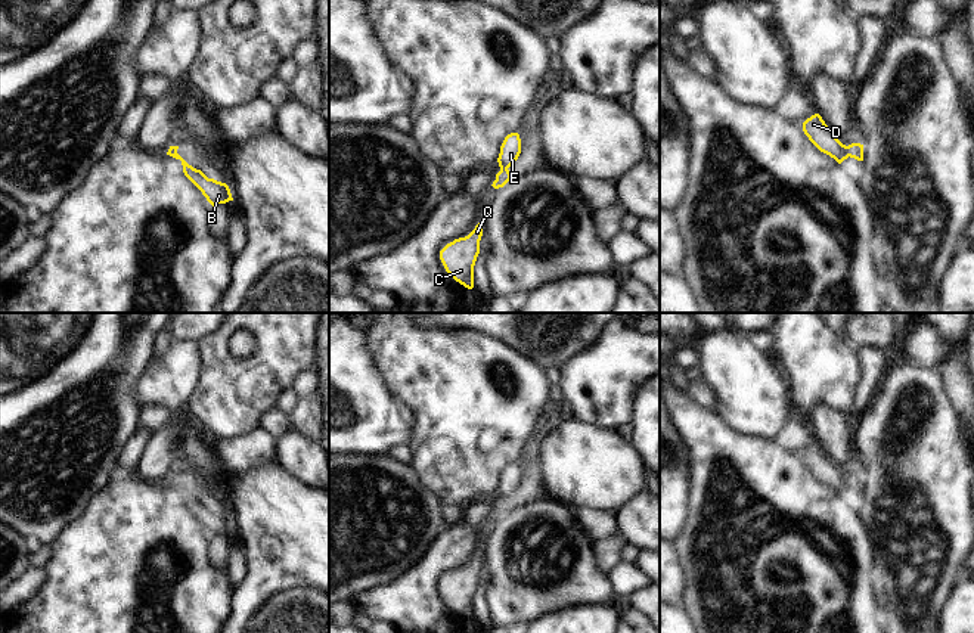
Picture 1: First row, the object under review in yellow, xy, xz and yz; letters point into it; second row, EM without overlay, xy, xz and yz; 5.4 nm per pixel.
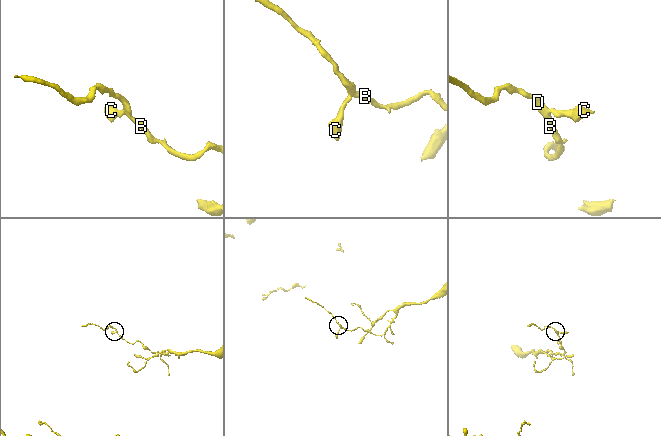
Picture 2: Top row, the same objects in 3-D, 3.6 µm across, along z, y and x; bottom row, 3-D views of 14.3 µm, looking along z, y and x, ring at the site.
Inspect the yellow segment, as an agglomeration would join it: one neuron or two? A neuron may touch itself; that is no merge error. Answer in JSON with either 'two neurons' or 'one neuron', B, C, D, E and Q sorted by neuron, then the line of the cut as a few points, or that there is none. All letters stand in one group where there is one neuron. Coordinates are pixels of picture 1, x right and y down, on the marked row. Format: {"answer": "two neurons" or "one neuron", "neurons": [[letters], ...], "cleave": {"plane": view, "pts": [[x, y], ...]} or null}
{"answer": "two neurons", "neurons": [["B", "D", "E"], ["C", "Q"]], "cleave": {"plane": "yz", "pts": [[846, 146], [849, 155]]}}

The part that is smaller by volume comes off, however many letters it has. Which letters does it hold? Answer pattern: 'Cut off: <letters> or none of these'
Cut off: C, Q

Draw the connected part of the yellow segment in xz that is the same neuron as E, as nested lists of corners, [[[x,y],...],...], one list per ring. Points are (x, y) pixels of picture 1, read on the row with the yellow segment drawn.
[[[511,133],[505,137],[497,158],[500,170],[508,170],[521,153],[521,139],[518,133]]]

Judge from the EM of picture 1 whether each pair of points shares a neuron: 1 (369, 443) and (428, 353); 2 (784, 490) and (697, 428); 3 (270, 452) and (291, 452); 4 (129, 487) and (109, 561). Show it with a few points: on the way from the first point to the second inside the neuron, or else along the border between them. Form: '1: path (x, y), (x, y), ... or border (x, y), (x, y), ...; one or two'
1: border (380, 368), (390, 388), (412, 410), (415, 428); two
2: path (762, 481), (731, 452), (719, 447); one
3: border (278, 438), (281, 462); two
4: path (129, 505), (127, 543); one

